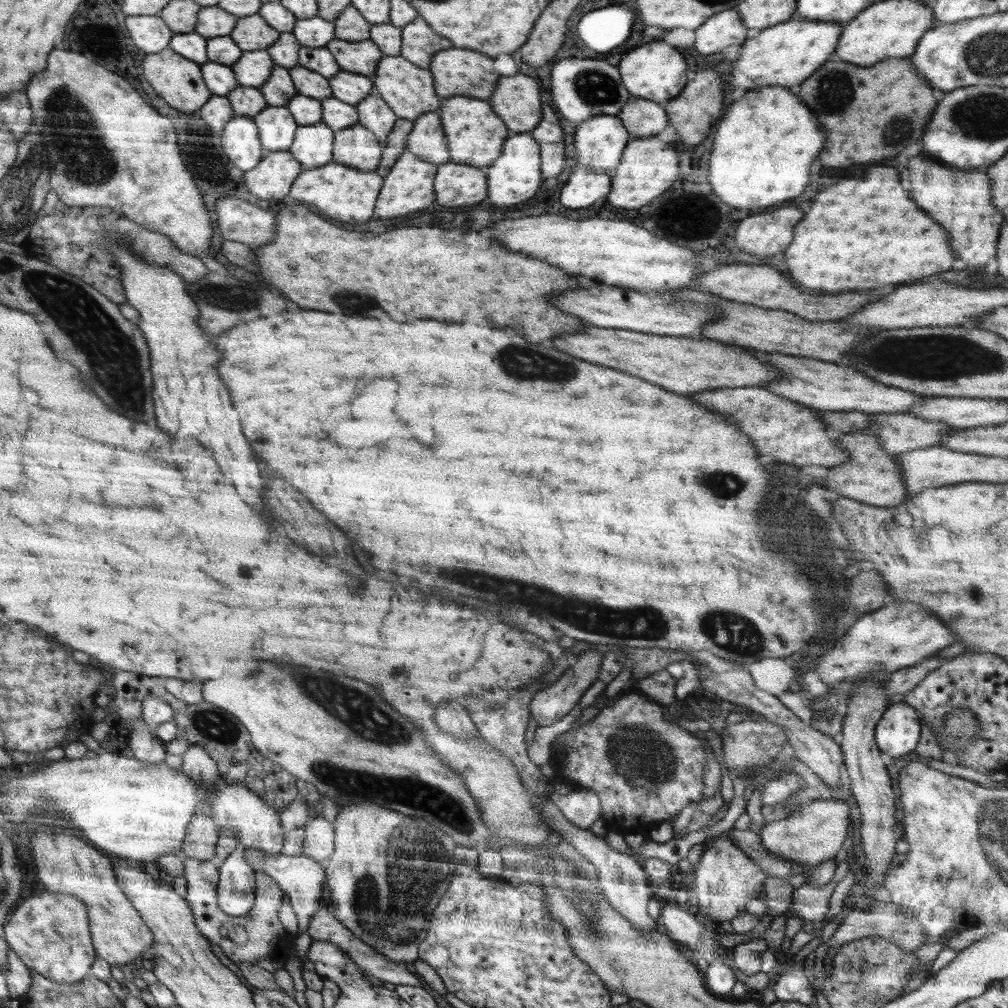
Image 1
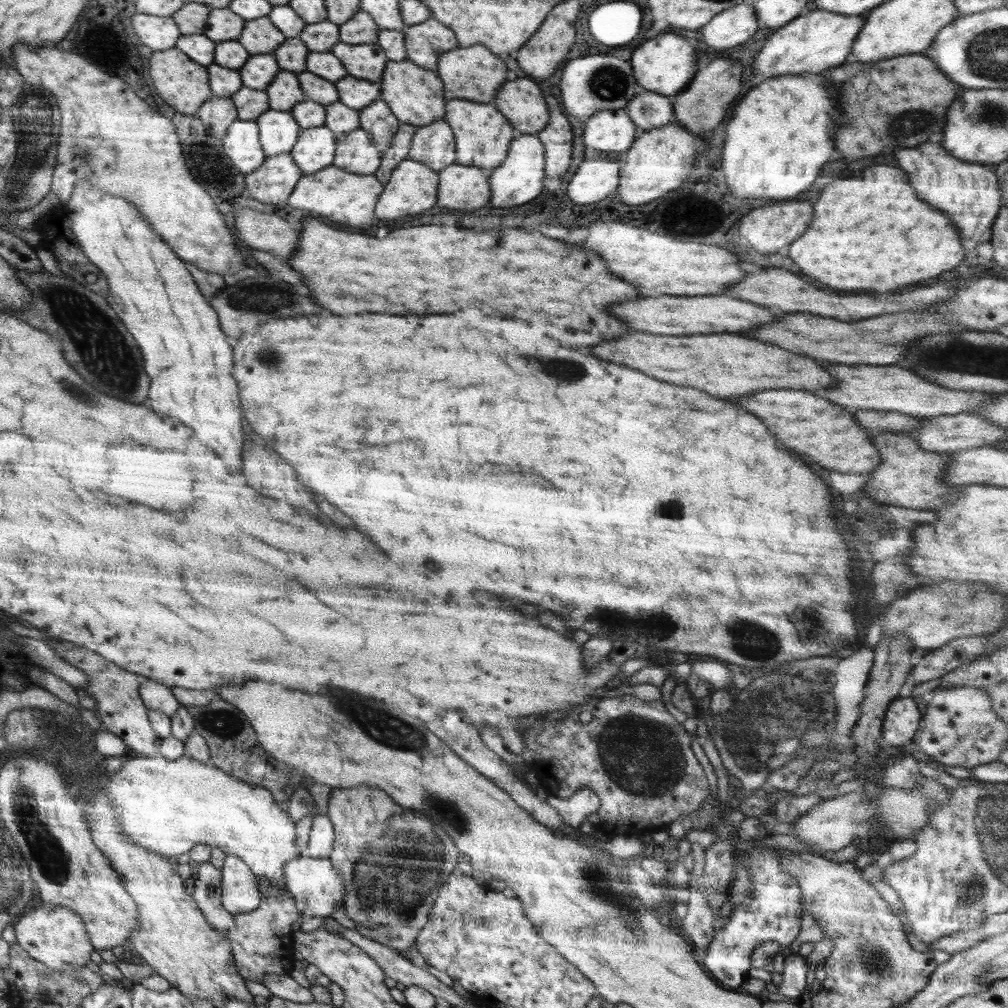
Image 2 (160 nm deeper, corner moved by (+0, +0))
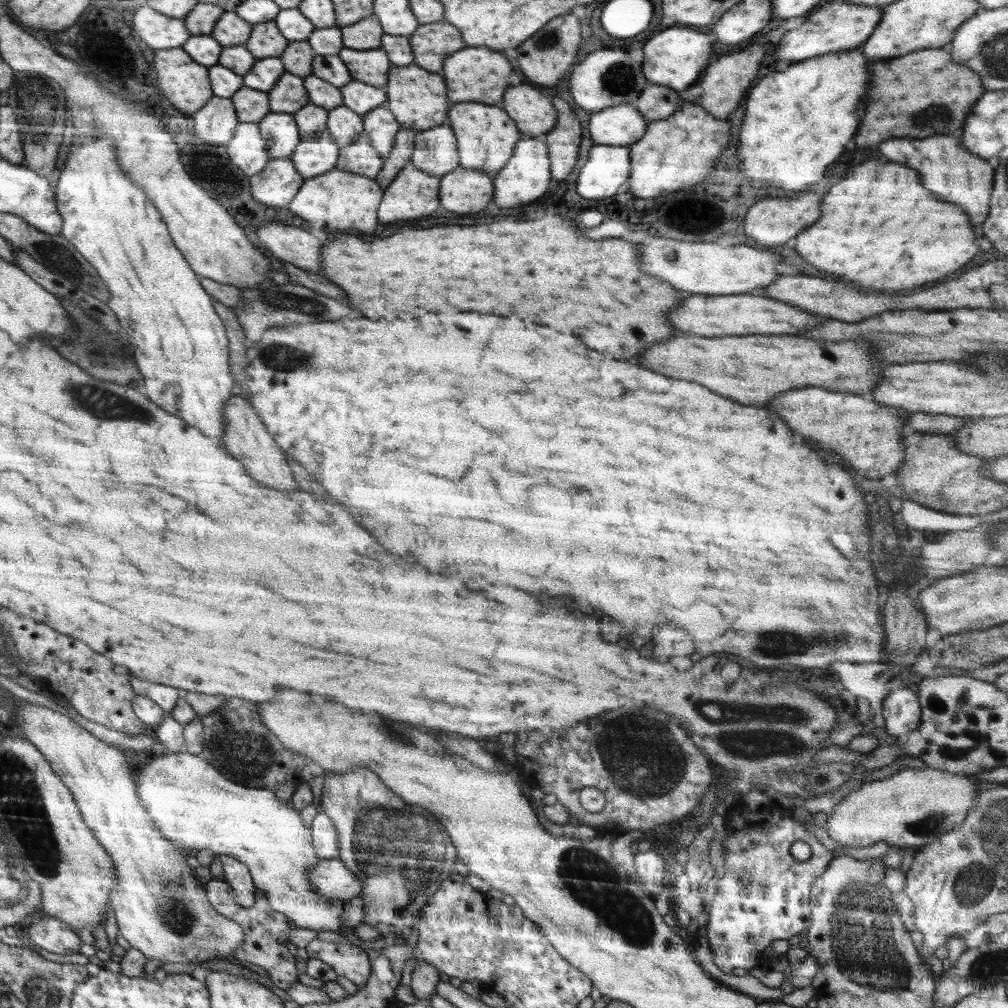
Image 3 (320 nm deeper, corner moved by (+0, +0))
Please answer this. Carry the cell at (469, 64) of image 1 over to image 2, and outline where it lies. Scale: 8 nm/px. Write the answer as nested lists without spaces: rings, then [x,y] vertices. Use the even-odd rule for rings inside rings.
[[[470,46],[470,48],[456,48],[440,56],[440,76],[444,76],[444,88],[448,88],[448,100],[466,98],[466,100],[480,100],[492,102],[496,98],[498,88],[506,82],[506,64],[492,54],[486,46]]]

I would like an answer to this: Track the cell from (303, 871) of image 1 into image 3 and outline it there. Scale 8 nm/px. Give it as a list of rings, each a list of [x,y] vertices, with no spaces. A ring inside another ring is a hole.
[[[338,857],[319,859],[317,865],[309,871],[309,880],[324,900],[332,902],[349,902],[365,890],[364,881],[354,876]]]

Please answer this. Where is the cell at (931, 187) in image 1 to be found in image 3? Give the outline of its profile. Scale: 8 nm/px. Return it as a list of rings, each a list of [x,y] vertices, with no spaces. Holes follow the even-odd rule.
[[[930,136],[924,140],[886,140],[880,144],[880,154],[886,158],[910,164],[920,170],[922,176],[926,176],[924,188],[932,190],[934,196],[940,200],[960,204],[964,212],[970,216],[970,222],[982,224],[987,219],[990,210],[990,198],[993,189],[995,163],[966,152],[960,148],[960,140],[950,136]]]

